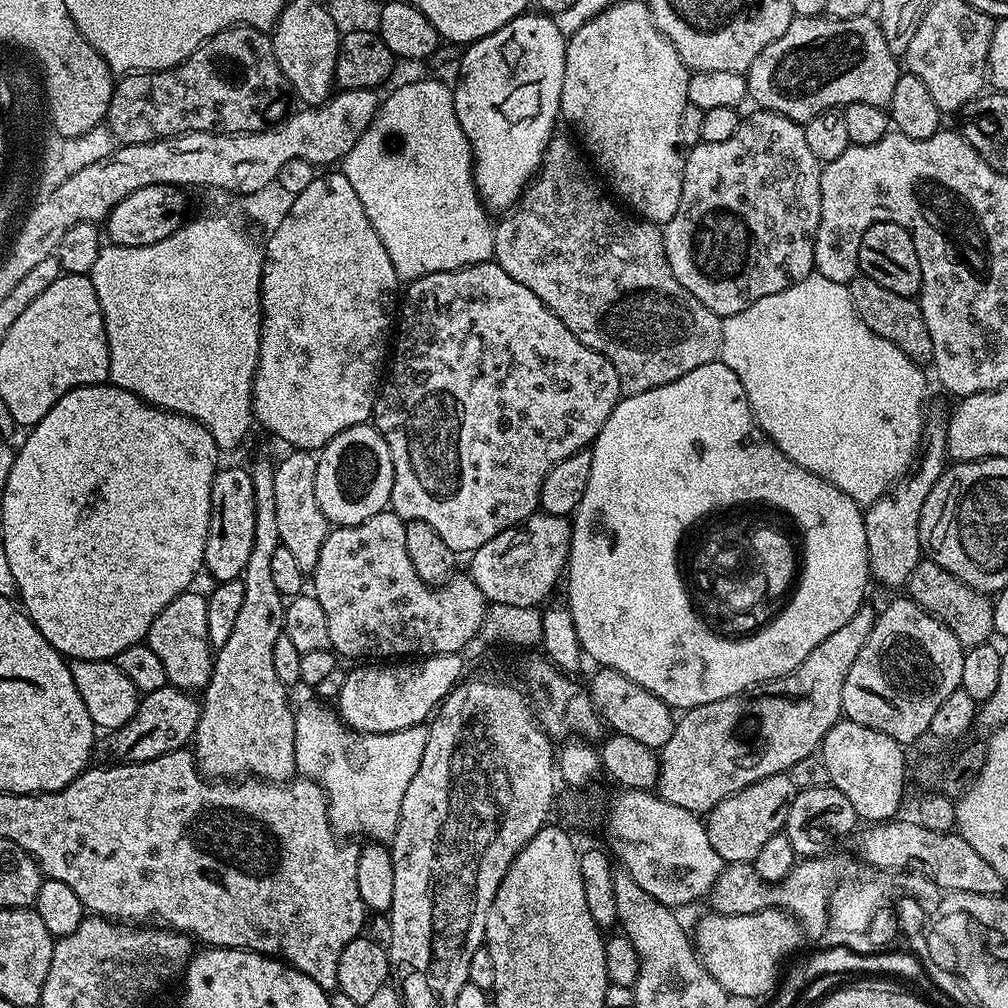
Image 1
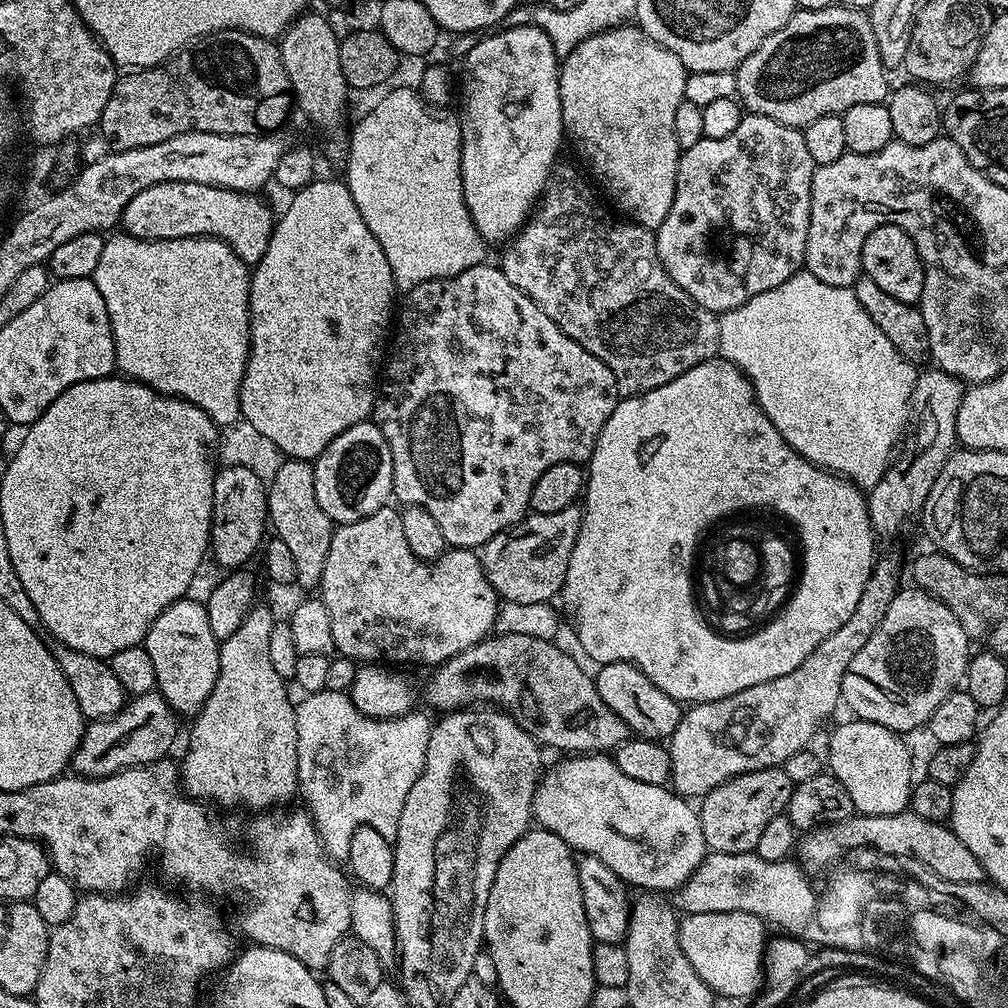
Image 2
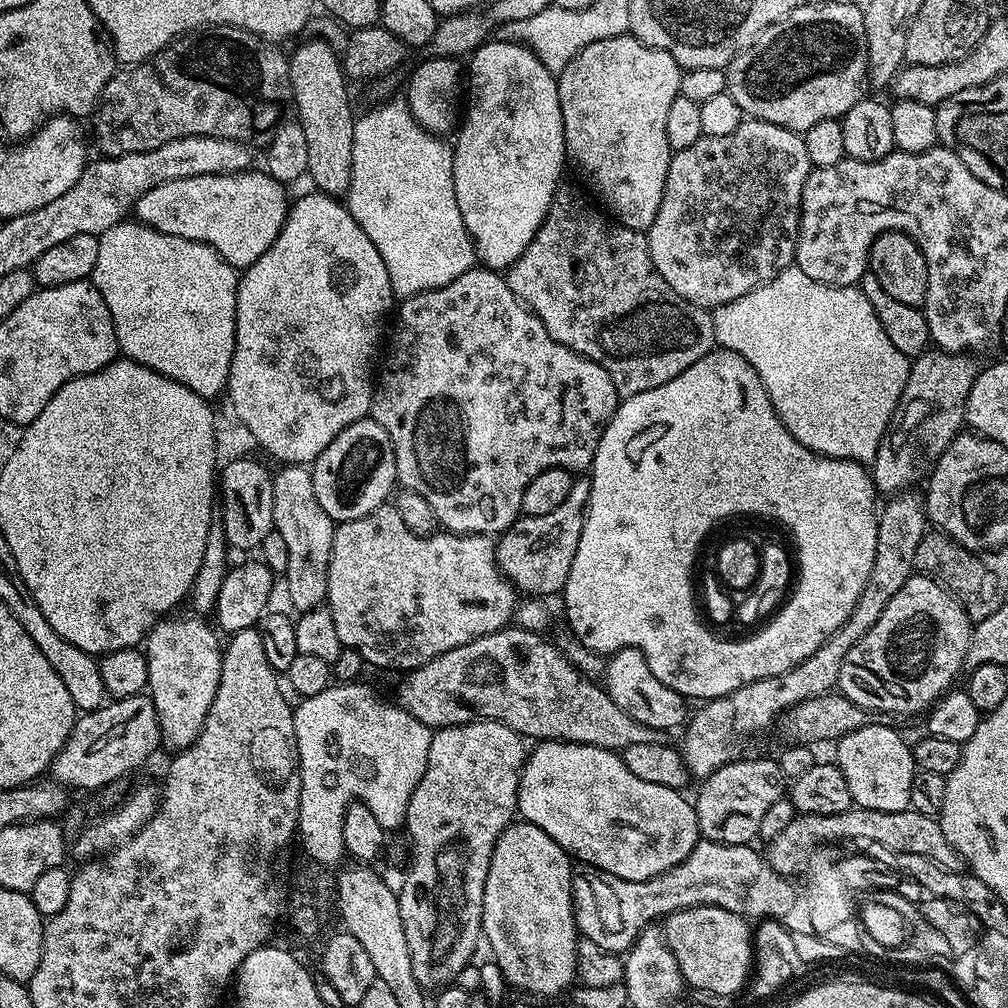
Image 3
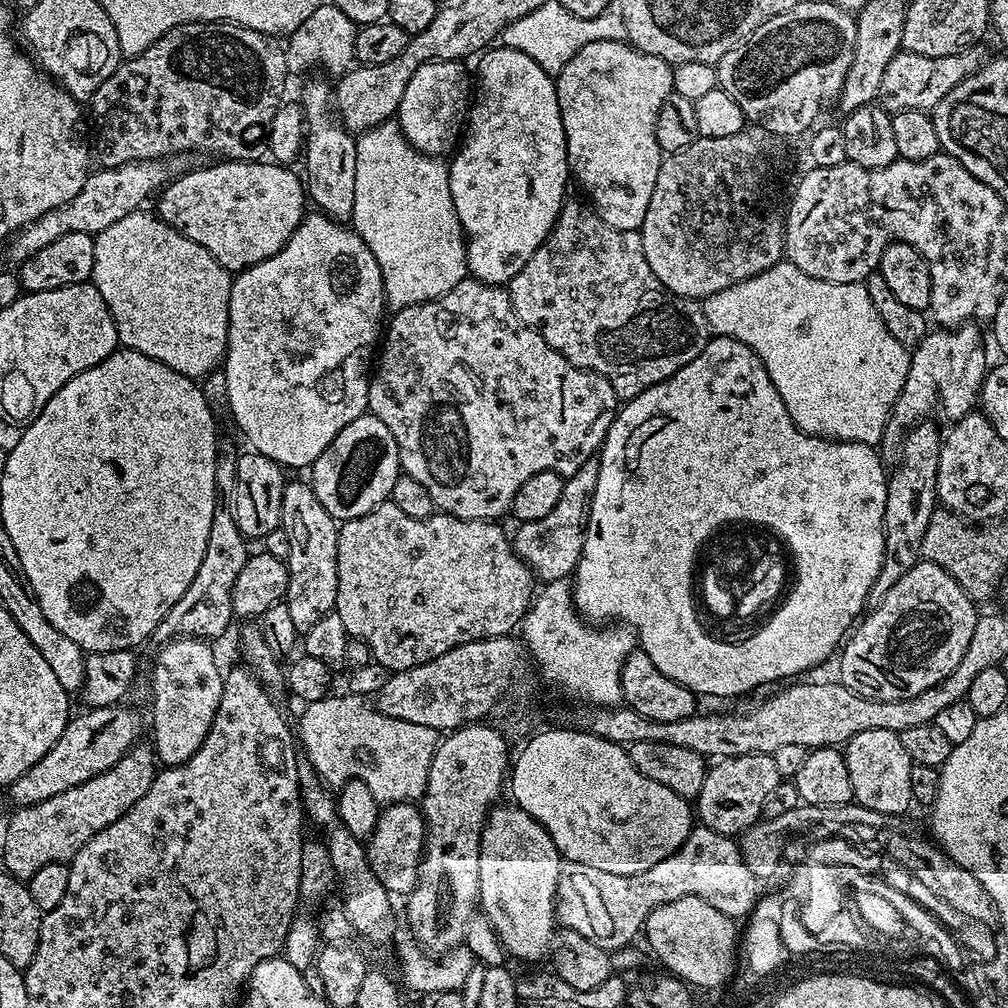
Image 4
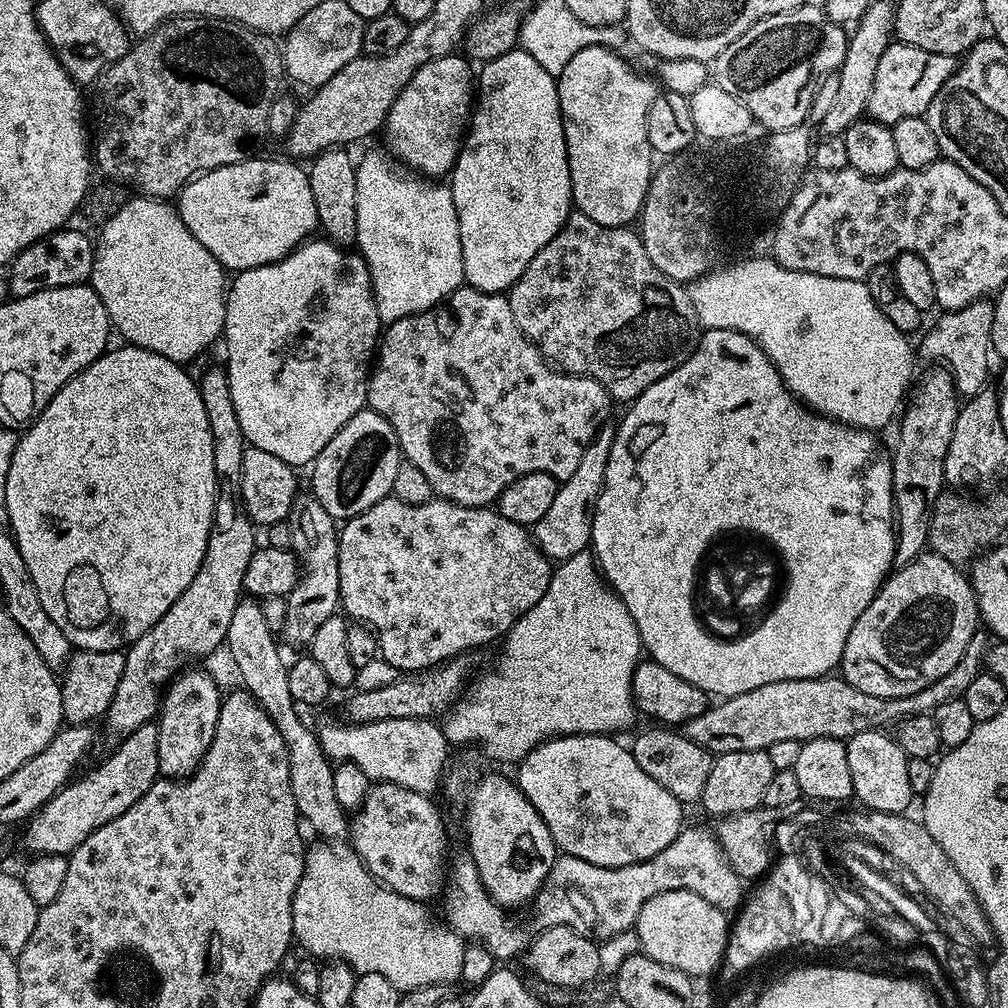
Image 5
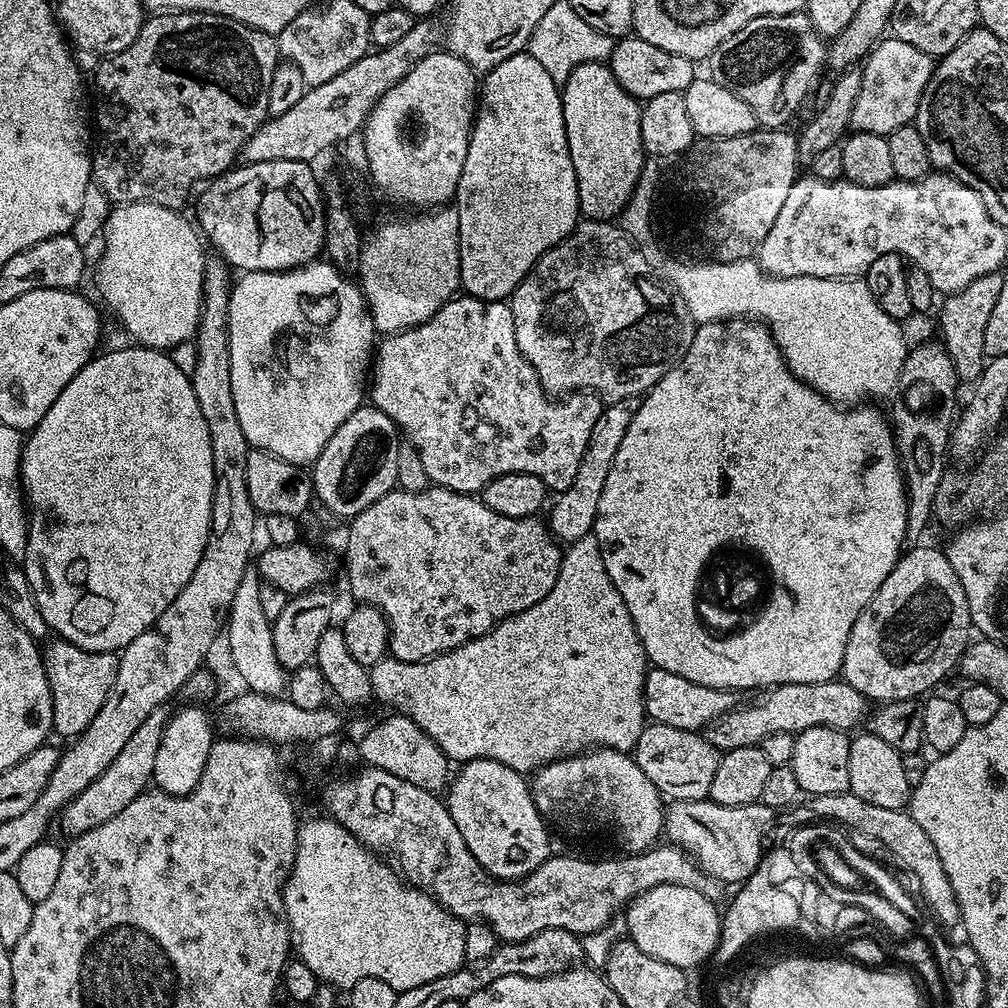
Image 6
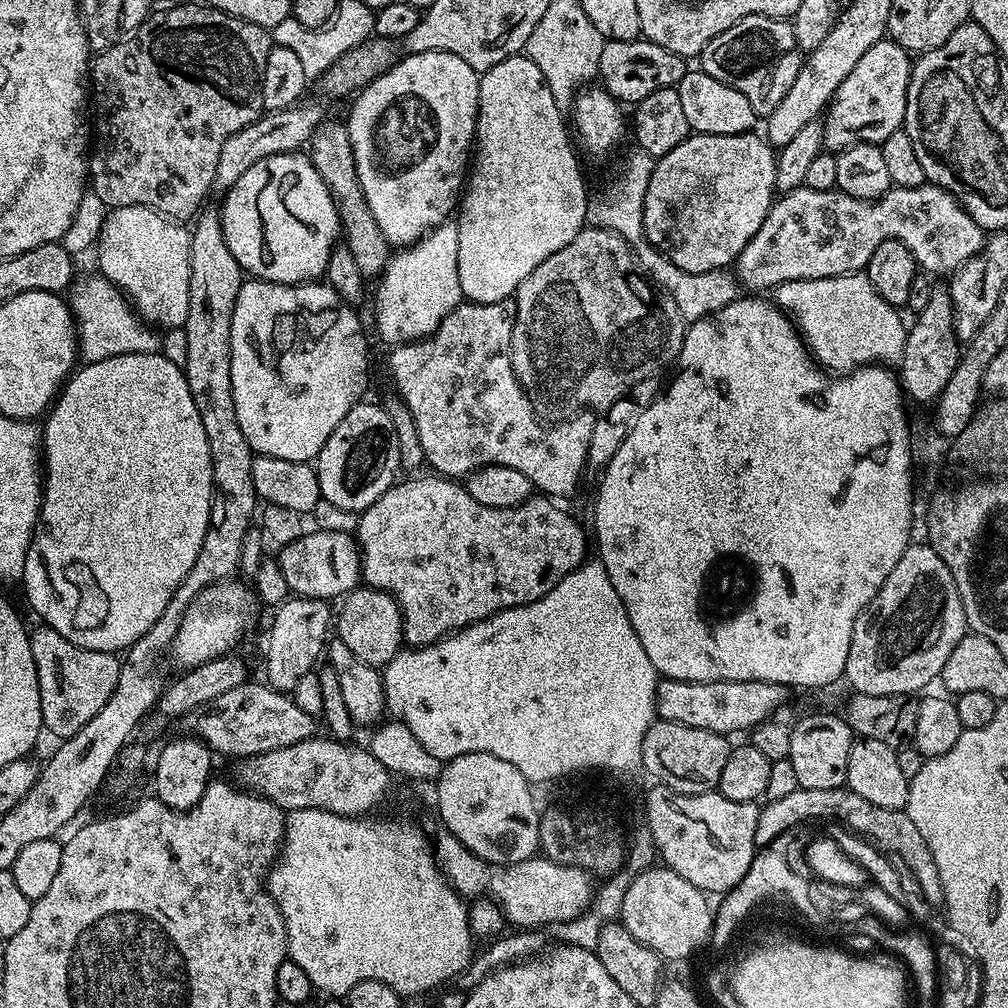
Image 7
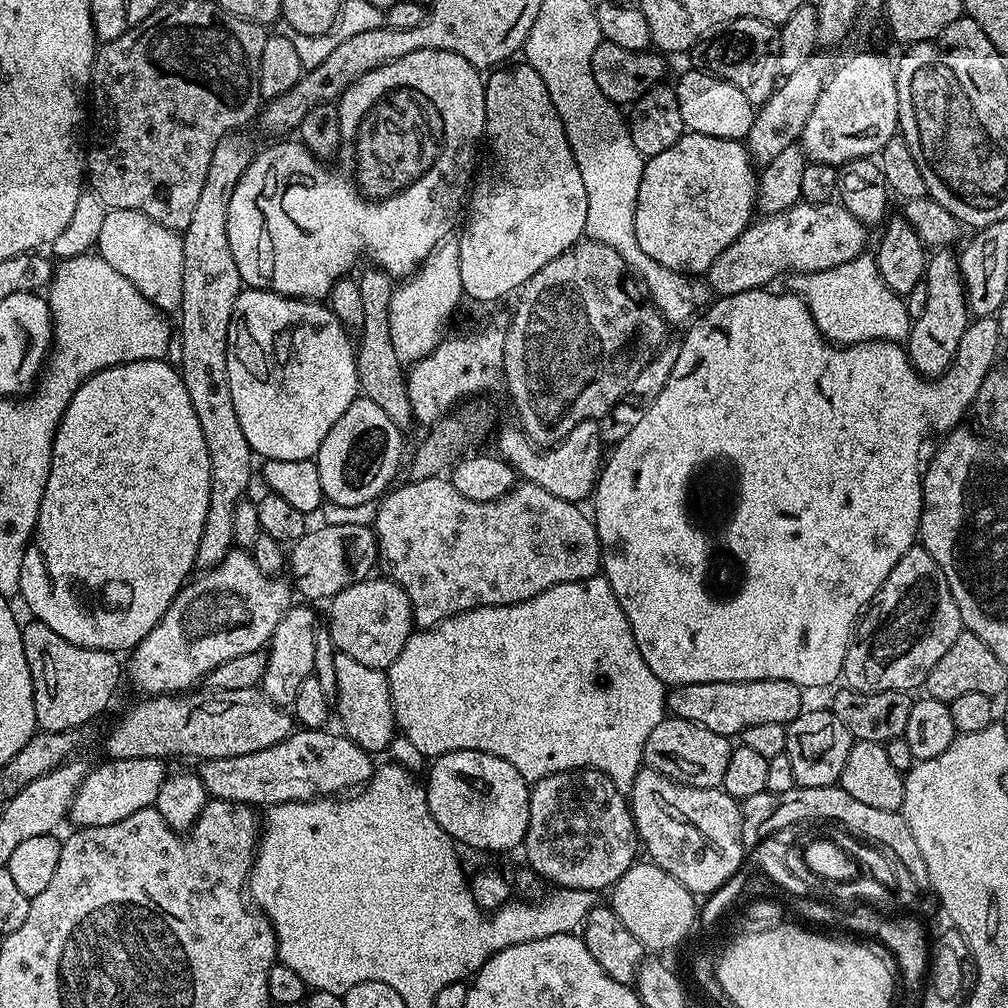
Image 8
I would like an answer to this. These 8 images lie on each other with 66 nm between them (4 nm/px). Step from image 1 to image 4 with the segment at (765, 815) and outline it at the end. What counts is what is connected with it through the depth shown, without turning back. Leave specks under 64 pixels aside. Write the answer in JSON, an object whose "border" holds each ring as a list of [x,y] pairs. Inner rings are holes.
{"border":[[[767,752],[726,756],[713,764],[716,765],[708,768],[702,790],[696,795],[694,812],[703,827],[736,838],[763,817],[762,805],[782,778],[778,766],[774,766],[774,758]]]}

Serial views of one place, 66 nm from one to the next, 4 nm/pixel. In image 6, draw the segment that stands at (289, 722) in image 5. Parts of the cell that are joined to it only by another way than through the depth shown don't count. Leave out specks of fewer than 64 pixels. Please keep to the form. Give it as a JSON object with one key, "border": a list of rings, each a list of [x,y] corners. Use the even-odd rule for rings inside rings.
{"border":[[[255,563],[246,566],[246,574],[242,574],[242,582],[238,582],[238,590],[234,590],[232,604],[226,613],[226,636],[228,632],[228,656],[236,667],[238,675],[244,679],[243,687],[250,692],[280,696],[286,688],[286,670],[281,667],[274,654],[274,638],[272,637],[272,621],[262,611],[258,590],[261,586],[260,569]]]}

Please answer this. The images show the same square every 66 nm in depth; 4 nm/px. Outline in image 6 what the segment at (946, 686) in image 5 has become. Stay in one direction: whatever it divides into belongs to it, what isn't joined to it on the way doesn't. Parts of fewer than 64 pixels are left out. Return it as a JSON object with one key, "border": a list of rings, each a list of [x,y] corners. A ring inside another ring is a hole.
{"border":[[[843,679],[814,682],[813,684],[777,684],[761,691],[757,700],[748,705],[731,708],[706,729],[708,741],[715,748],[727,750],[742,746],[758,746],[770,734],[793,734],[810,730],[810,726],[830,726],[841,730],[856,730],[865,723],[870,712],[870,701]]]}

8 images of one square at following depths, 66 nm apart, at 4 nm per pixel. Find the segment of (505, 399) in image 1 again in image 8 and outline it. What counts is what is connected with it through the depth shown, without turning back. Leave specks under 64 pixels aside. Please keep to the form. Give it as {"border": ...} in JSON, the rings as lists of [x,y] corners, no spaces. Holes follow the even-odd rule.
{"border":[[[484,324],[481,328],[472,328],[469,332],[460,332],[457,336],[445,335],[440,344],[426,358],[411,365],[407,369],[408,393],[410,406],[417,421],[425,426],[431,426],[444,419],[453,411],[452,404],[464,400],[467,396],[476,396],[479,392],[492,392],[502,384],[502,369],[504,366],[504,334],[506,328],[500,324]],[[587,420],[578,422],[570,434],[560,444],[553,444],[545,447],[543,450],[530,449],[530,441],[524,429],[519,426],[513,428],[504,428],[496,436],[495,451],[502,457],[507,464],[515,470],[517,474],[524,472],[529,481],[542,490],[554,494],[554,498],[562,498],[571,504],[580,504],[584,499],[591,497],[596,491],[596,480],[600,477],[602,467],[602,457],[606,452],[606,445],[600,439],[600,420]]]}

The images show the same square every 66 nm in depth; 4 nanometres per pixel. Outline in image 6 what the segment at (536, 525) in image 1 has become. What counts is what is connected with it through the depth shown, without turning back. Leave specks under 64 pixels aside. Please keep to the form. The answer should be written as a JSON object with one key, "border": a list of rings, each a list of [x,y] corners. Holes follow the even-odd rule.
{"border":[[[608,406],[598,418],[594,430],[590,434],[590,442],[586,454],[582,454],[582,462],[578,466],[578,474],[574,474],[574,482],[566,491],[555,497],[556,505],[552,513],[546,516],[548,529],[557,541],[565,545],[573,544],[596,527],[596,515],[599,514],[598,502],[602,502],[602,490],[606,487],[606,478],[610,474],[610,464],[614,454],[618,454],[618,446],[622,446],[622,438],[626,434],[626,426],[630,426],[633,409],[628,406]]]}

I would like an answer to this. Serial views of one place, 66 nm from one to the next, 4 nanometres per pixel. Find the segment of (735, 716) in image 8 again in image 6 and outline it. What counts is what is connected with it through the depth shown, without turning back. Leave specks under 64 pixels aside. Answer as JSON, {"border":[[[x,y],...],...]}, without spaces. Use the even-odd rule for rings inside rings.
{"border":[[[652,666],[644,673],[644,714],[653,724],[674,726],[678,730],[700,732],[731,708],[737,707],[737,693],[727,688],[702,686],[682,678],[679,674],[670,674],[670,670]]]}

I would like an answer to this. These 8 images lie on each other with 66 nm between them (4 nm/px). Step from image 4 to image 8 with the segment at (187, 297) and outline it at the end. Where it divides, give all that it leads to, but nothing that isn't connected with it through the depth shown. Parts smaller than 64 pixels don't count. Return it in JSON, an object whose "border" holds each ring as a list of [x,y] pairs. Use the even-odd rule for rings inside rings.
{"border":[[[121,208],[107,209],[101,233],[95,243],[99,256],[110,262],[118,274],[130,278],[140,293],[161,310],[179,309],[182,302],[183,245],[181,233],[171,232],[138,210]]]}

